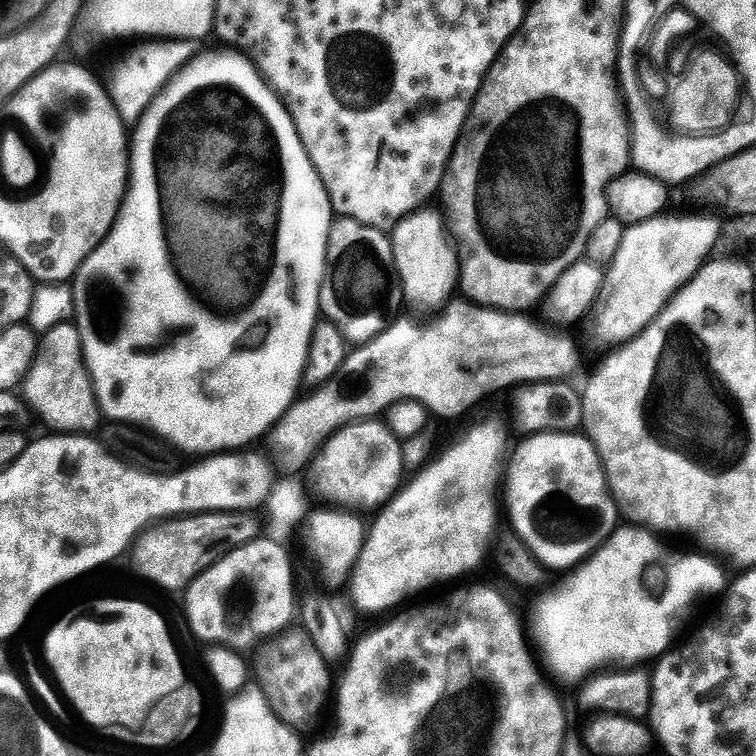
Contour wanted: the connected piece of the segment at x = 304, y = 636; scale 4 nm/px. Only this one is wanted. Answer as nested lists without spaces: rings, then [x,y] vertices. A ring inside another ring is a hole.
[[[293,626],[288,631],[280,633],[277,643],[278,646],[272,642],[263,649],[265,652],[260,656],[260,665],[255,665],[254,672],[257,677],[260,675],[259,683],[286,723],[297,730],[305,730],[304,728],[315,722],[317,712],[324,708],[324,699],[327,696],[329,699],[330,691],[333,689],[330,664],[318,652],[310,634],[300,626]]]

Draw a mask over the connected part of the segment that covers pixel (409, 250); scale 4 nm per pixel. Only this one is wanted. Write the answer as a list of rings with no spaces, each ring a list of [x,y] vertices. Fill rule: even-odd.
[[[425,206],[410,213],[390,232],[396,272],[400,275],[400,289],[404,291],[404,300],[412,303],[416,308],[443,309],[444,305],[453,299],[460,282],[460,258],[445,217],[437,212],[432,209],[432,206]]]

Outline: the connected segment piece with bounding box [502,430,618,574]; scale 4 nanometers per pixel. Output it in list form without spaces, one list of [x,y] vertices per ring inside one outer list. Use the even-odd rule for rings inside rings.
[[[545,430],[521,440],[521,444],[517,448],[515,445],[514,451],[507,461],[506,479],[502,484],[502,496],[503,499],[504,496],[508,499],[508,512],[512,515],[513,533],[517,537],[526,536],[528,538],[524,546],[533,553],[545,569],[553,568],[554,571],[560,572],[559,574],[564,574],[583,564],[616,531],[618,527],[616,499],[608,488],[608,475],[604,472],[604,464],[587,435],[577,434],[575,431]],[[552,490],[570,496],[578,504],[600,510],[604,514],[602,530],[598,530],[586,542],[578,542],[578,544],[552,544],[552,542],[546,542],[540,536],[536,536],[530,526],[532,508],[544,496],[548,496]]]

